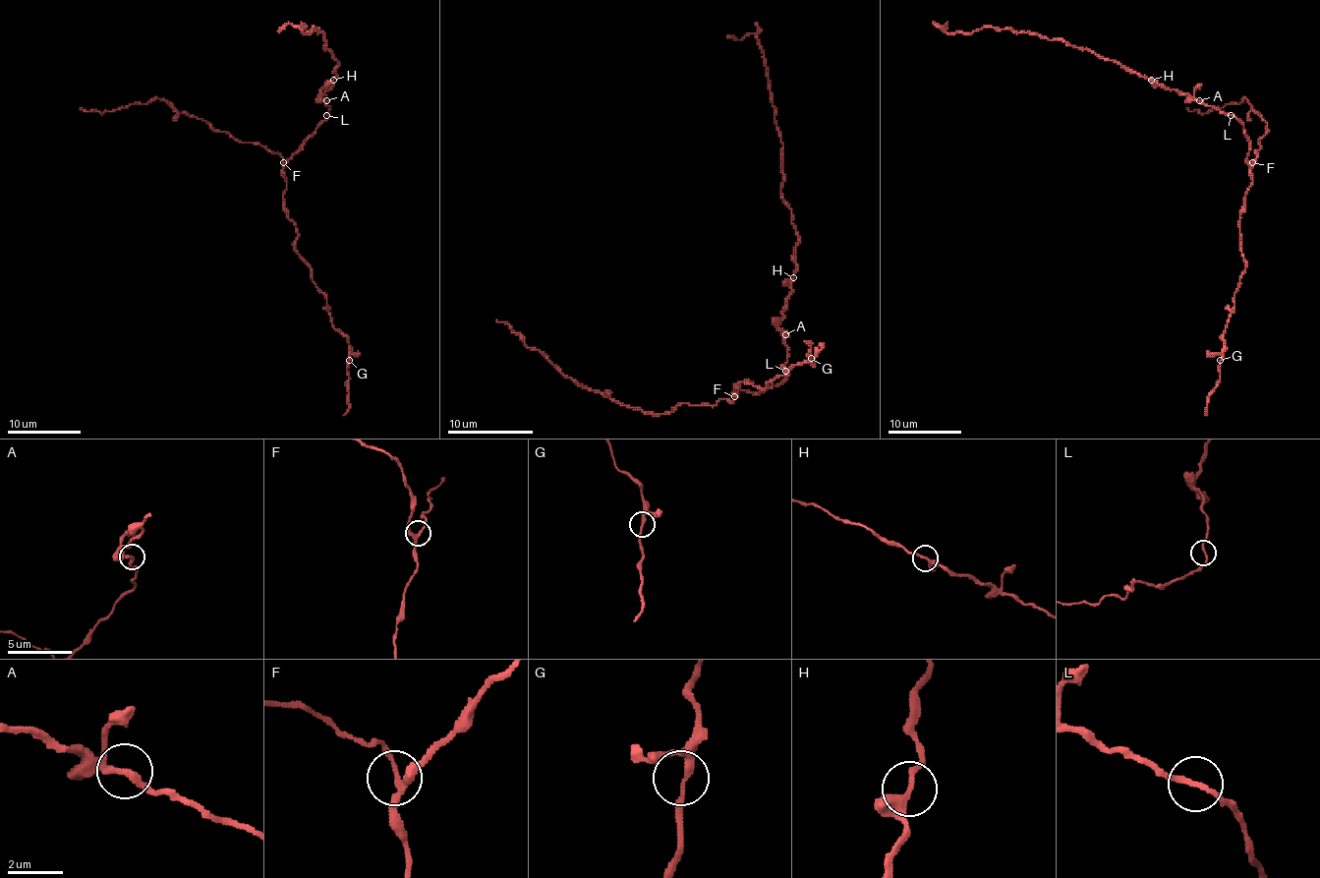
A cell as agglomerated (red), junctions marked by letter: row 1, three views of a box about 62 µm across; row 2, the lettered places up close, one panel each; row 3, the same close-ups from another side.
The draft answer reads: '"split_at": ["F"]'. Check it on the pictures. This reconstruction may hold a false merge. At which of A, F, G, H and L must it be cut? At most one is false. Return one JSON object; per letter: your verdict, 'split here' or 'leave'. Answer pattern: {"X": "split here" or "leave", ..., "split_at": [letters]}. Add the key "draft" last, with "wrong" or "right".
{"A": "leave", "F": "leave", "G": "leave", "H": "leave", "L": "leave", "split_at": [], "draft": "wrong"}

